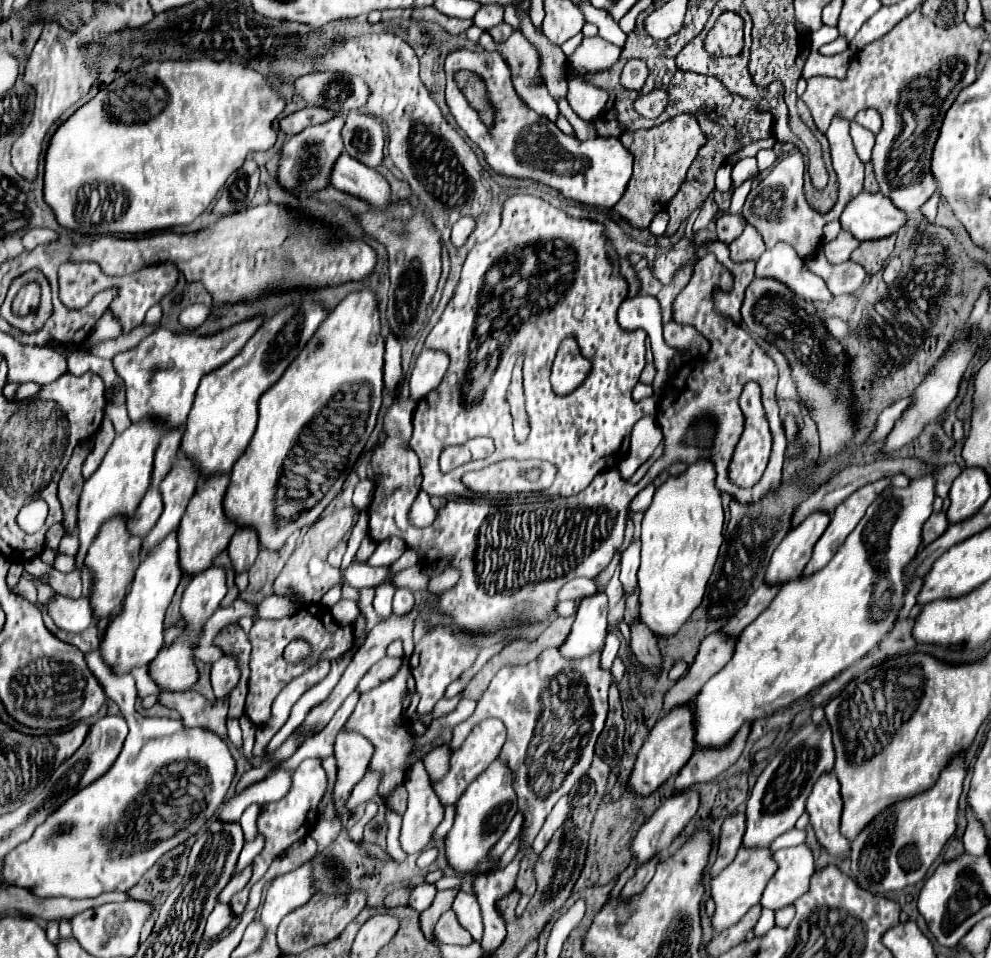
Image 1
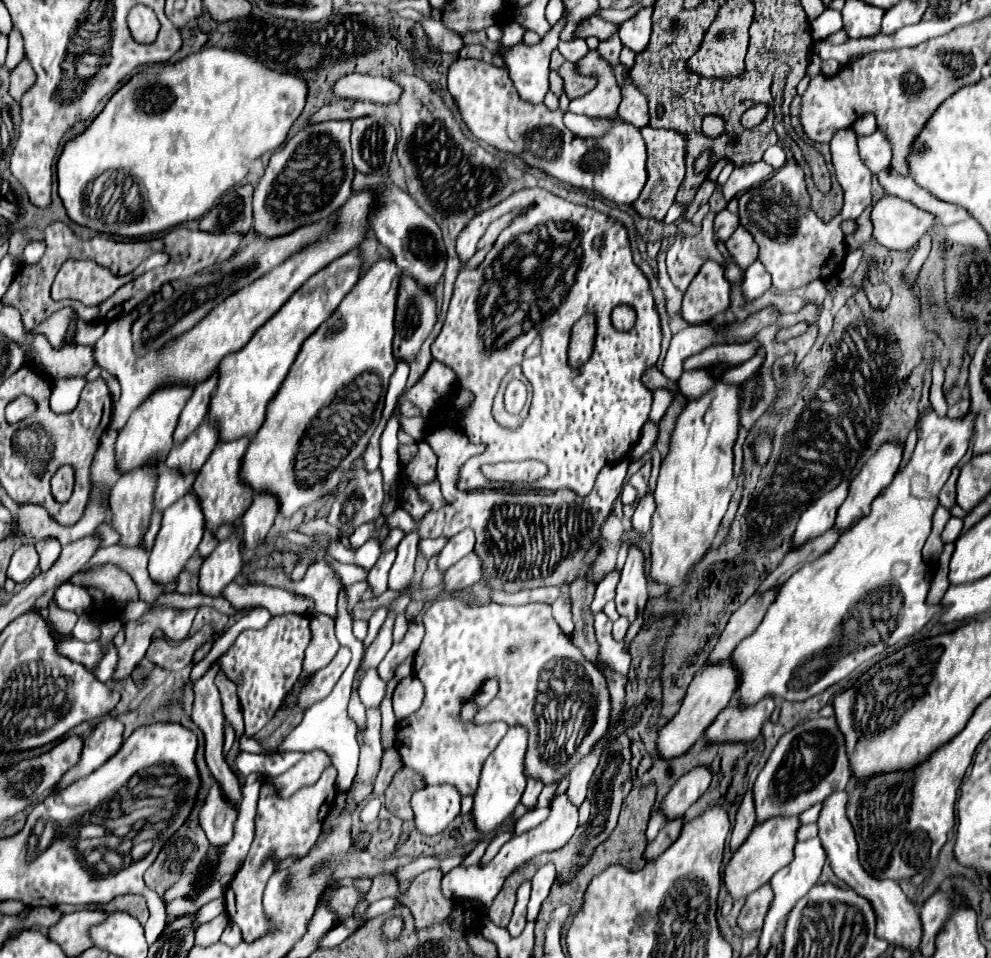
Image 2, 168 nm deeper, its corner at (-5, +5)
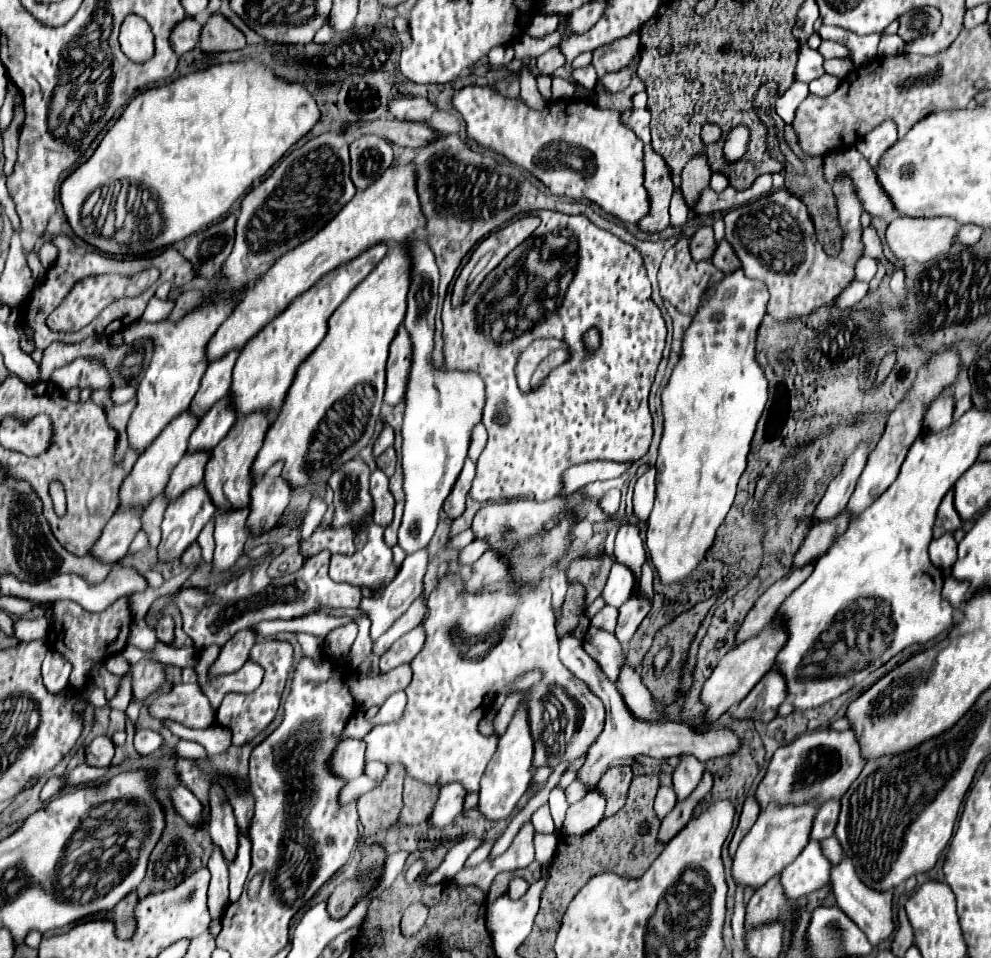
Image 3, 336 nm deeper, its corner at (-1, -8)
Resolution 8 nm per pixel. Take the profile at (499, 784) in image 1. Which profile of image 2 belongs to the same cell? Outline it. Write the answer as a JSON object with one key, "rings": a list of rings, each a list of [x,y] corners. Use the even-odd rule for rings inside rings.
{"rings":[[[510,727],[506,737],[498,743],[498,747],[492,751],[492,755],[486,759],[482,767],[482,777],[478,783],[478,789],[474,793],[474,807],[472,807],[472,819],[476,831],[480,831],[482,837],[492,837],[504,821],[512,819],[520,797],[526,787],[526,775],[524,775],[524,753],[528,745],[528,735],[522,727]]]}

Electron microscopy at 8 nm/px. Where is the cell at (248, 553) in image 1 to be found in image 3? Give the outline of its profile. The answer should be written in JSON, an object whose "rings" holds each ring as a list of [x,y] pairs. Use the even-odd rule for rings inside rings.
{"rings":[[[276,462],[264,476],[260,476],[250,490],[250,516],[248,516],[248,532],[252,536],[260,536],[268,532],[278,516],[290,502],[292,486],[282,476],[282,462]]]}

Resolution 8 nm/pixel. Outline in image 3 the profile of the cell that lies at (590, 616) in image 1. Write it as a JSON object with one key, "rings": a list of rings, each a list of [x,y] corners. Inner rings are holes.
{"rings":[[[614,562],[606,588],[602,592],[606,604],[620,608],[630,598],[634,584],[636,584],[636,578],[634,578],[632,570],[628,570],[628,566],[622,566],[620,562]]]}

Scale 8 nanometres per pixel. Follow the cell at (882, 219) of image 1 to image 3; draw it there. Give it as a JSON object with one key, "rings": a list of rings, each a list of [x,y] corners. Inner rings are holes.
{"rings":[[[900,216],[890,222],[886,230],[886,240],[890,250],[904,262],[928,262],[940,254],[946,254],[958,234],[960,224],[954,218],[906,218]]]}

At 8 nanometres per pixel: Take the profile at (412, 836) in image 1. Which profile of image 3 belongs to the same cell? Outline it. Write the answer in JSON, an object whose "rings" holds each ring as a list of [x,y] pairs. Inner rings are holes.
{"rings":[[[450,782],[444,784],[438,796],[438,802],[430,814],[430,824],[444,828],[452,824],[452,820],[462,812],[466,790],[460,786],[460,782]]]}

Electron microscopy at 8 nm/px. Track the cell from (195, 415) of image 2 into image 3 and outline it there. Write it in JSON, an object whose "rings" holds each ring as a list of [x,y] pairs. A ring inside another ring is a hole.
{"rings":[[[232,350],[228,354],[224,354],[220,360],[214,360],[210,362],[204,378],[202,378],[202,384],[200,384],[200,390],[196,392],[192,404],[190,404],[190,410],[202,418],[212,404],[216,404],[220,398],[224,398],[228,394],[228,386],[232,384],[232,368],[234,368],[234,362],[238,358],[238,350]]]}

